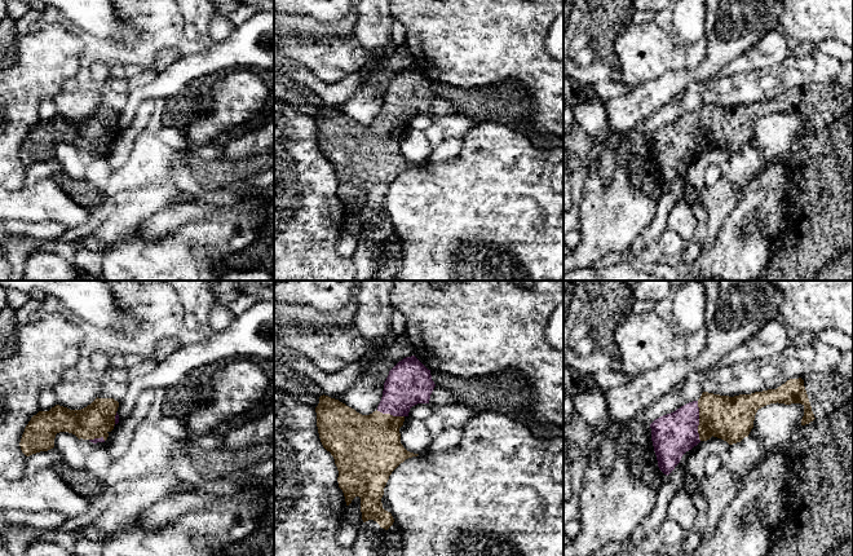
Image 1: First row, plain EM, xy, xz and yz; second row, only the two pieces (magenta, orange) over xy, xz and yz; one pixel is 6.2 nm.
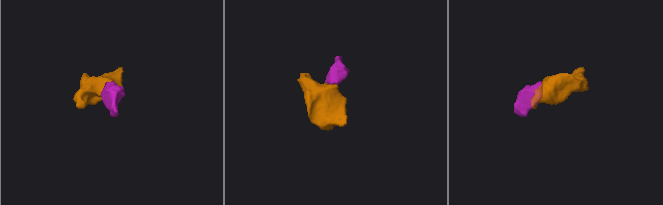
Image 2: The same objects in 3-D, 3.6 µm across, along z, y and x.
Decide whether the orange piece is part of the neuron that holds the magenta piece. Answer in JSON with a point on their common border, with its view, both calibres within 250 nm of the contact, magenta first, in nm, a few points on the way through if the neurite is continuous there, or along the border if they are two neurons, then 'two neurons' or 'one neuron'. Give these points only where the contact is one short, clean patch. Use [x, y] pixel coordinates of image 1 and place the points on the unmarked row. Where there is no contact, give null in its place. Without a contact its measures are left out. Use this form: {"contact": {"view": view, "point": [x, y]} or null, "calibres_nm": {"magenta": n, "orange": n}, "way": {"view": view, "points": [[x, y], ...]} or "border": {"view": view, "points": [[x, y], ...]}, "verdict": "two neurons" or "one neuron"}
{"contact": {"view": "yz", "point": [698, 131]}, "calibres_nm": {"magenta": 260, "orange": 280}, "way": {"view": "yz", "points": [[672, 145], [698, 131], [705, 128], [728, 128]]}, "verdict": "one neuron"}

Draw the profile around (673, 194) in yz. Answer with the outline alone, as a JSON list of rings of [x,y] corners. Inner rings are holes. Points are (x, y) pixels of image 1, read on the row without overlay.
[[[697,156],[686,162],[680,173],[667,186],[664,194],[658,199],[657,216],[653,222],[633,241],[629,255],[637,256],[648,246],[657,243],[658,237],[667,229],[667,217],[672,207],[681,202],[686,185],[689,184],[689,171]]]

